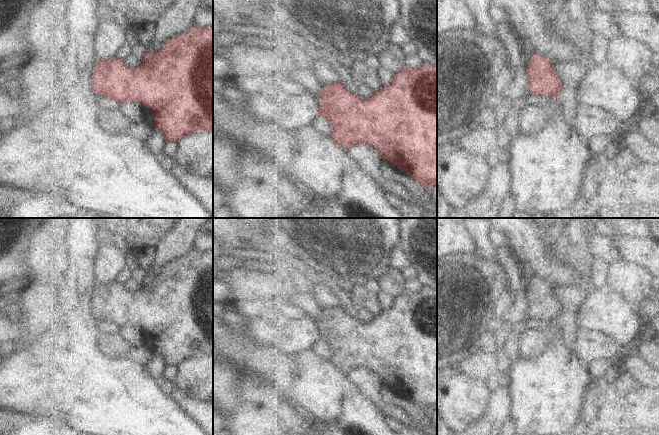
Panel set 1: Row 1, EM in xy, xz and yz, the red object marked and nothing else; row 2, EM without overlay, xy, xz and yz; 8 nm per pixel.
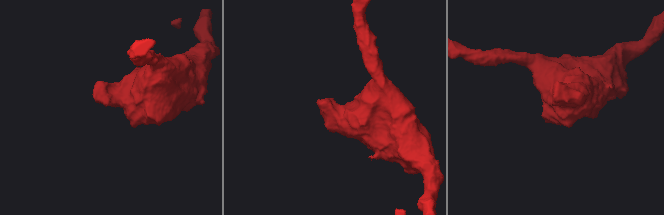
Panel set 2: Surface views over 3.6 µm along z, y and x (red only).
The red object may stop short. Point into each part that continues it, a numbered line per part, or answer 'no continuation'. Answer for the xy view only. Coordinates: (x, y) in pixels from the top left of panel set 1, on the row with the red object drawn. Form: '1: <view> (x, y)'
no continuation

